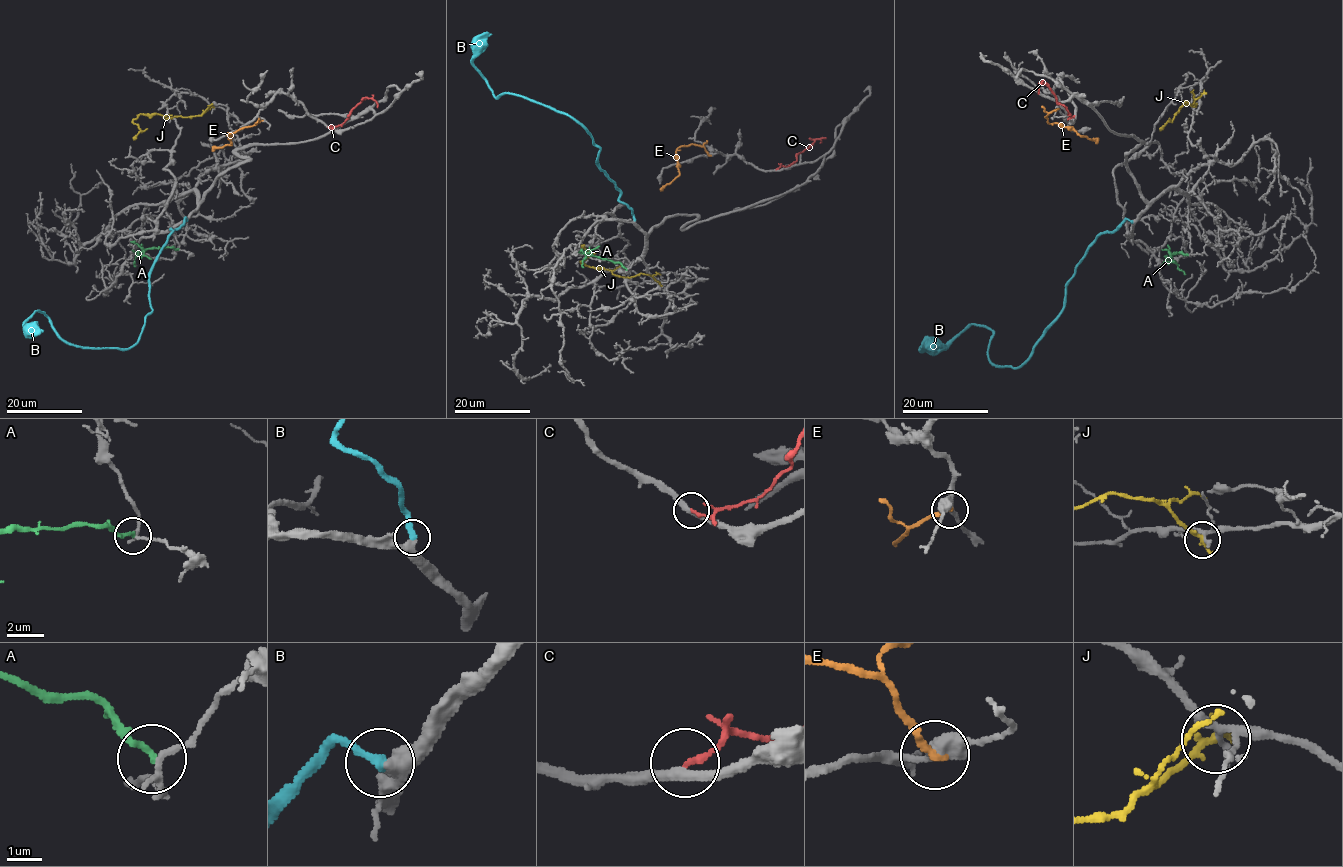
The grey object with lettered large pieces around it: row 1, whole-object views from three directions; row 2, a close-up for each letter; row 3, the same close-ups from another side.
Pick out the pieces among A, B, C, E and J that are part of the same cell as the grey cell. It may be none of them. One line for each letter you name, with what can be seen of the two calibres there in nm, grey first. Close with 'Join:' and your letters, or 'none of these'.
B: 440 nm thick on the grey side, 320 nm on the other
Join: B

